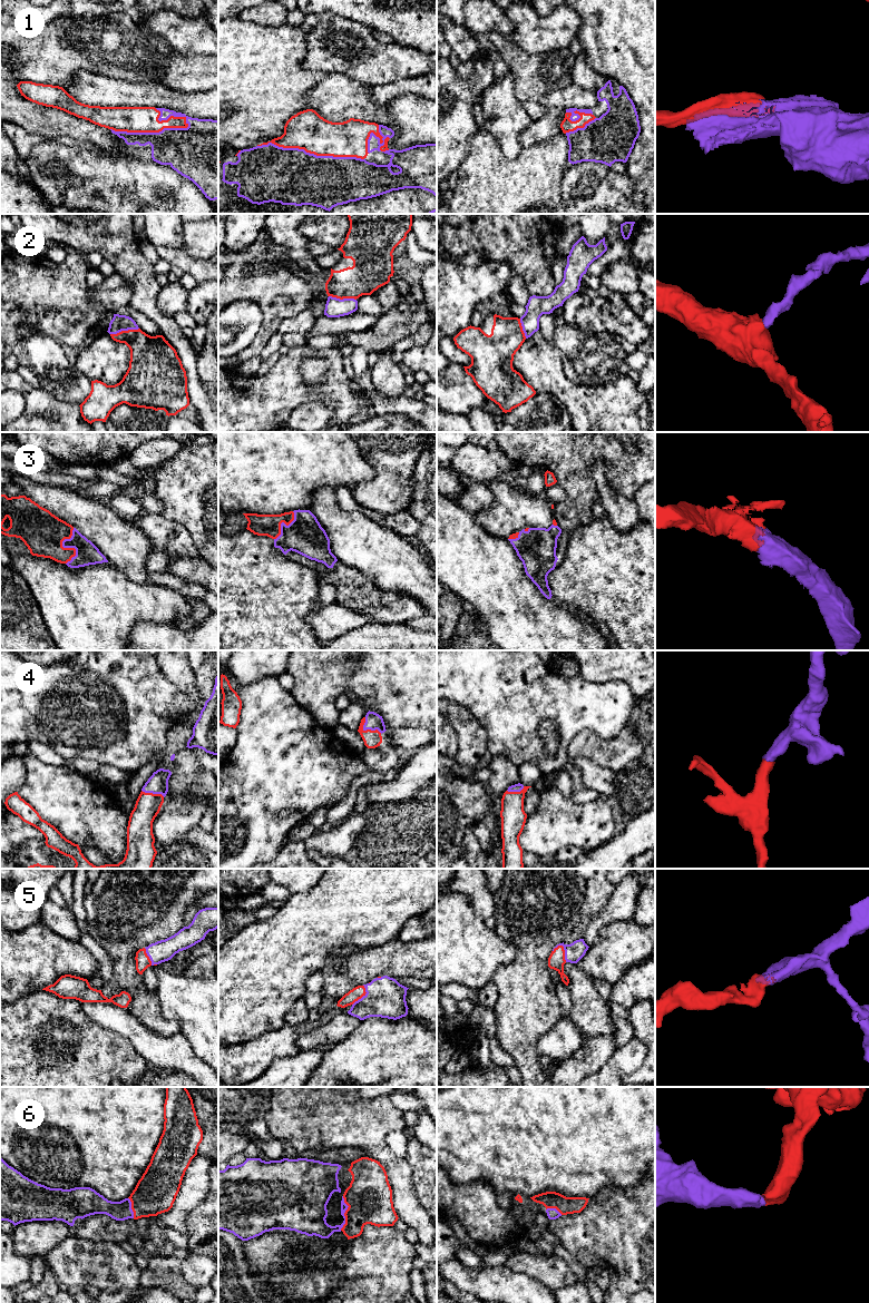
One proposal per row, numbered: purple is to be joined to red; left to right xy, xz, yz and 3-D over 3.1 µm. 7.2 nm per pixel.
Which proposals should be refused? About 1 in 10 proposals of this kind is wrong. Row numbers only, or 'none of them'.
none of them

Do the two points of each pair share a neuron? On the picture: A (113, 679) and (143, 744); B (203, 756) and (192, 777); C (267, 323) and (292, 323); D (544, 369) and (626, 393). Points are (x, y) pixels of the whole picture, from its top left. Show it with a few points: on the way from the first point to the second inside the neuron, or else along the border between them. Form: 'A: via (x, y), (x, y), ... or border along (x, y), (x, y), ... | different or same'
A: via (121, 695), (127, 702), (130, 728) | same
B: border along (191, 748), (197, 757), (197, 763), (206, 771) | different
C: border along (303, 310), (286, 317), (276, 331) | different
D: via (564, 388), (575, 398), (606, 398) | same

